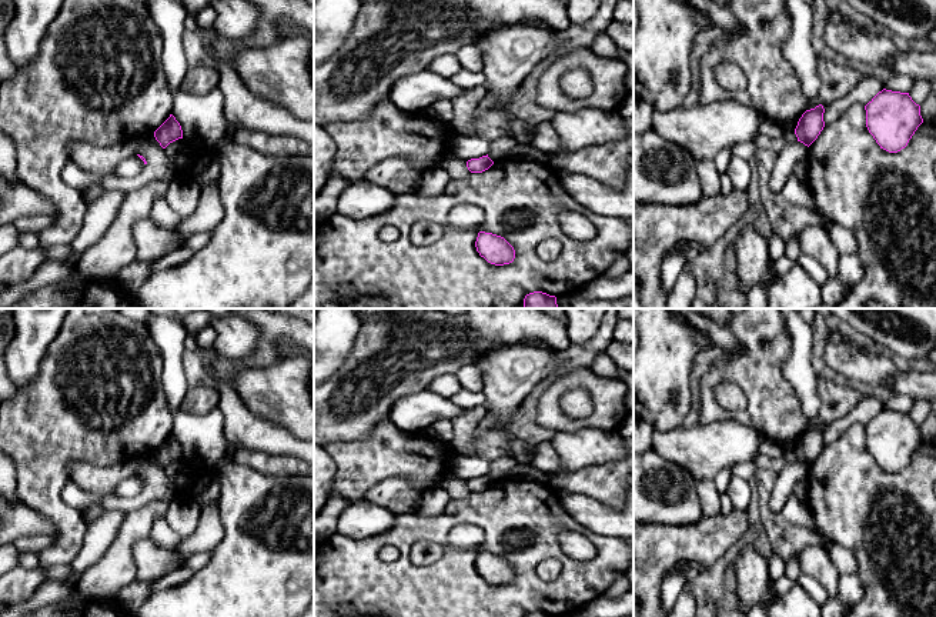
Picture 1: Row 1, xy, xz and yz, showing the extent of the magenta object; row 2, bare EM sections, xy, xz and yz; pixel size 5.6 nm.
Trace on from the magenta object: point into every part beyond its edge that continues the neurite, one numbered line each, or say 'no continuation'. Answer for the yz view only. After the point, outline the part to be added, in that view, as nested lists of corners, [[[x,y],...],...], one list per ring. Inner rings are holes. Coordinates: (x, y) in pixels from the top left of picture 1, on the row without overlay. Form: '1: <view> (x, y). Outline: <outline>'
no continuation

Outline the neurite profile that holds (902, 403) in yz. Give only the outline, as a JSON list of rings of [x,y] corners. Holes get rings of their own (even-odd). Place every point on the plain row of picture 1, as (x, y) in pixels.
[[[892,394],[883,401],[883,408],[900,413],[909,413],[915,398],[906,394]]]

